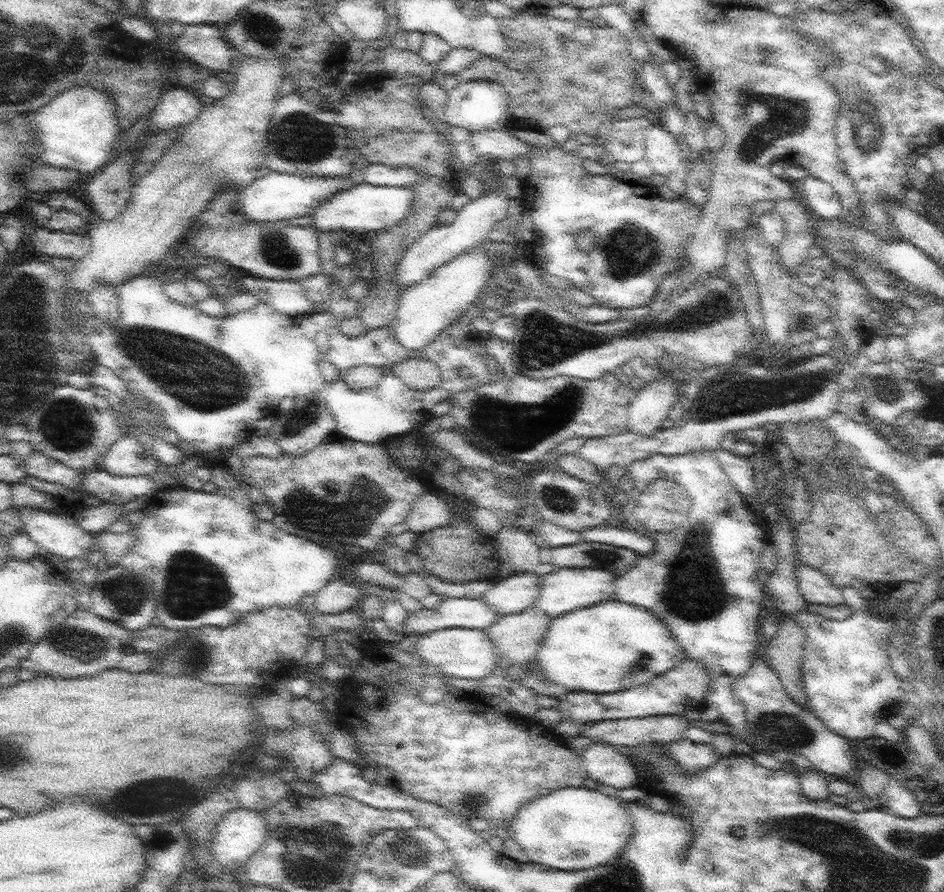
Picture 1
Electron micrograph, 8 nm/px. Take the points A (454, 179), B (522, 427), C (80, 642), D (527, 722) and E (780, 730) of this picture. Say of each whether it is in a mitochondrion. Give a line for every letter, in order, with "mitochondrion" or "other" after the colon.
A: other
B: mitochondrion
C: mitochondrion
D: other
E: mitochondrion

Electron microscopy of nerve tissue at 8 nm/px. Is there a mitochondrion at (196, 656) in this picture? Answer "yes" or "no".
yes

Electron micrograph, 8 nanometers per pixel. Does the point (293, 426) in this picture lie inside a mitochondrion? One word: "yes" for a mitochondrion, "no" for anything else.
yes

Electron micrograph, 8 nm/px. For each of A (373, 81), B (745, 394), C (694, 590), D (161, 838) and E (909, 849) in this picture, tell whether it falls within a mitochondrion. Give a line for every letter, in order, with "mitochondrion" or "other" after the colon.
A: other
B: mitochondrion
C: mitochondrion
D: mitochondrion
E: mitochondrion

